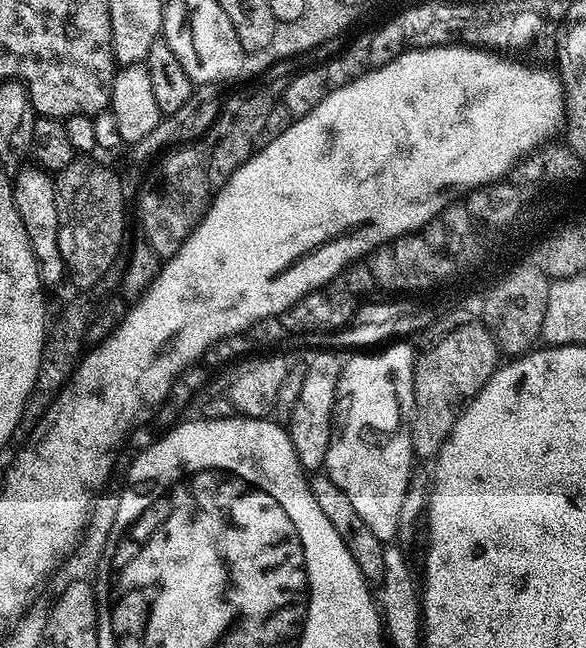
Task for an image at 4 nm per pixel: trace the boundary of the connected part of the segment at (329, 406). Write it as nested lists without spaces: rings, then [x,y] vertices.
[[[316,350],[306,360],[304,369],[306,378],[302,378],[302,390],[298,394],[298,402],[292,411],[291,420],[287,421],[288,437],[292,439],[294,454],[298,454],[298,462],[305,473],[316,474],[324,468],[328,447],[332,441],[332,417],[336,410],[336,391],[340,375],[344,369],[344,360],[332,352]]]

